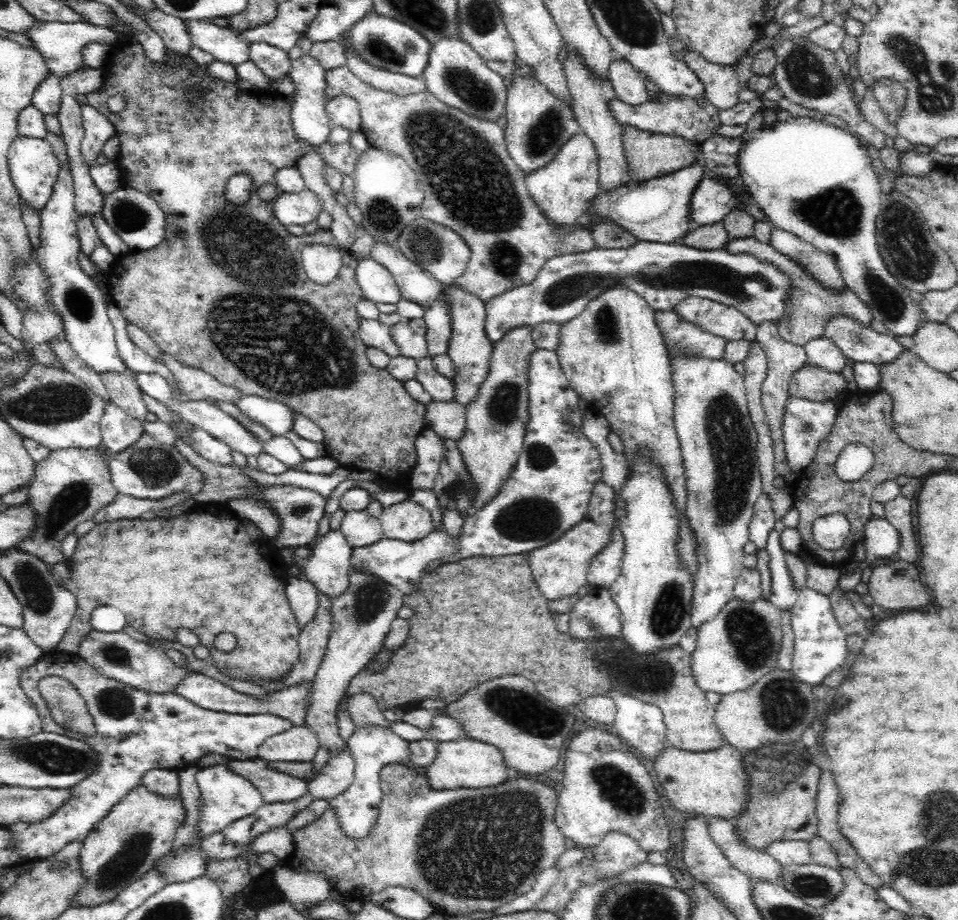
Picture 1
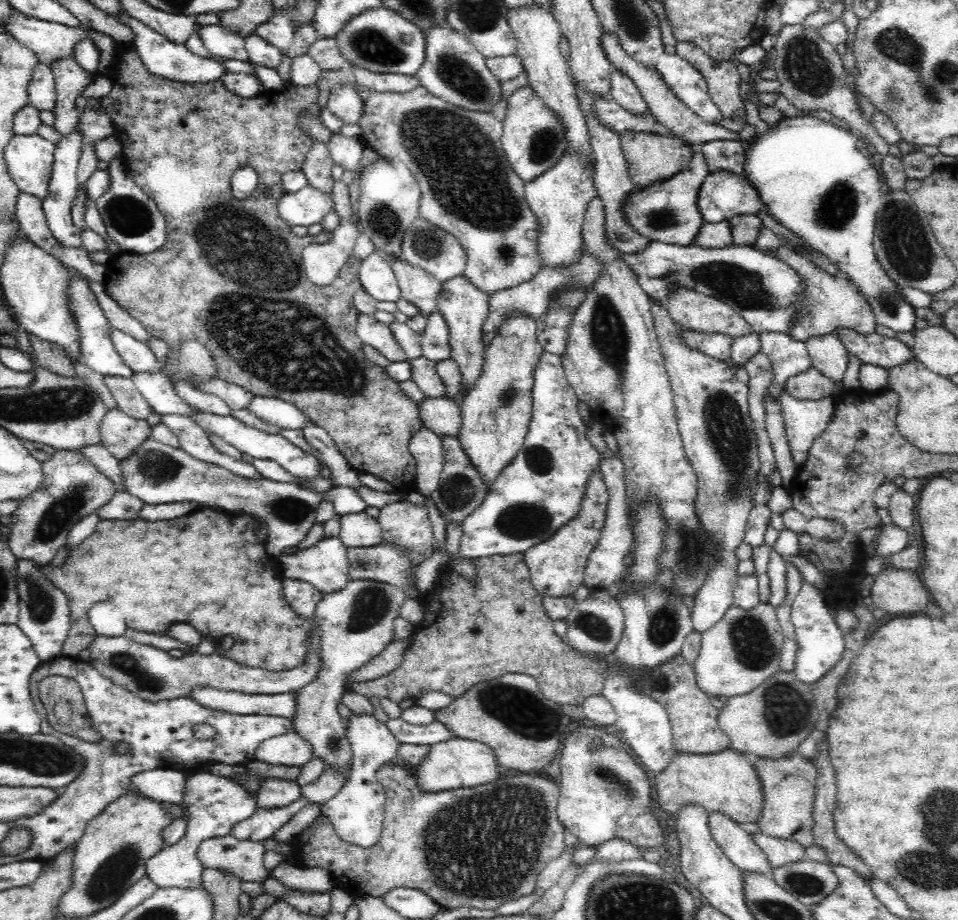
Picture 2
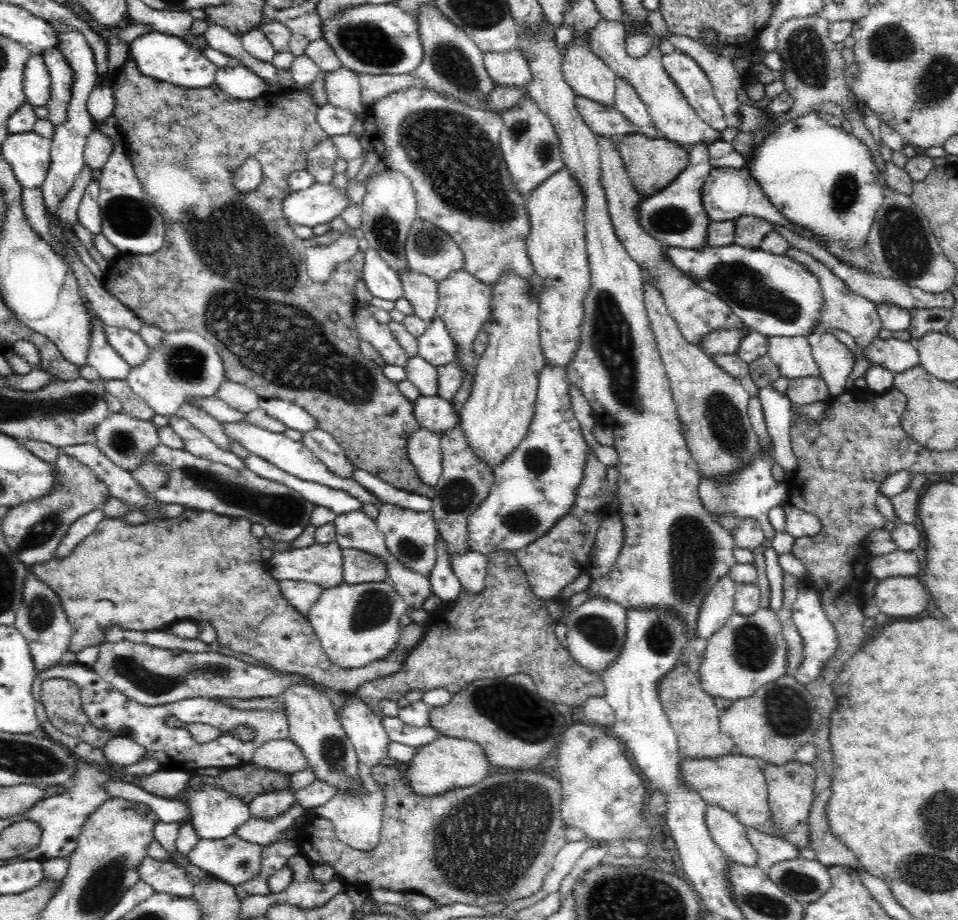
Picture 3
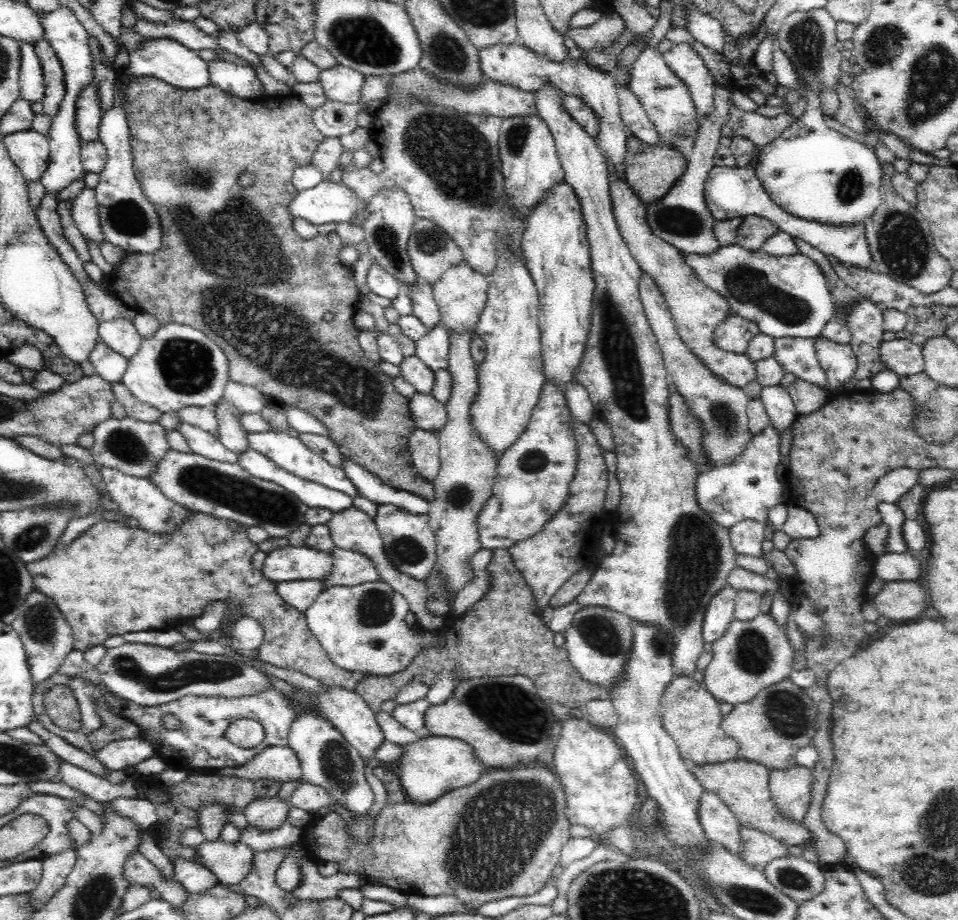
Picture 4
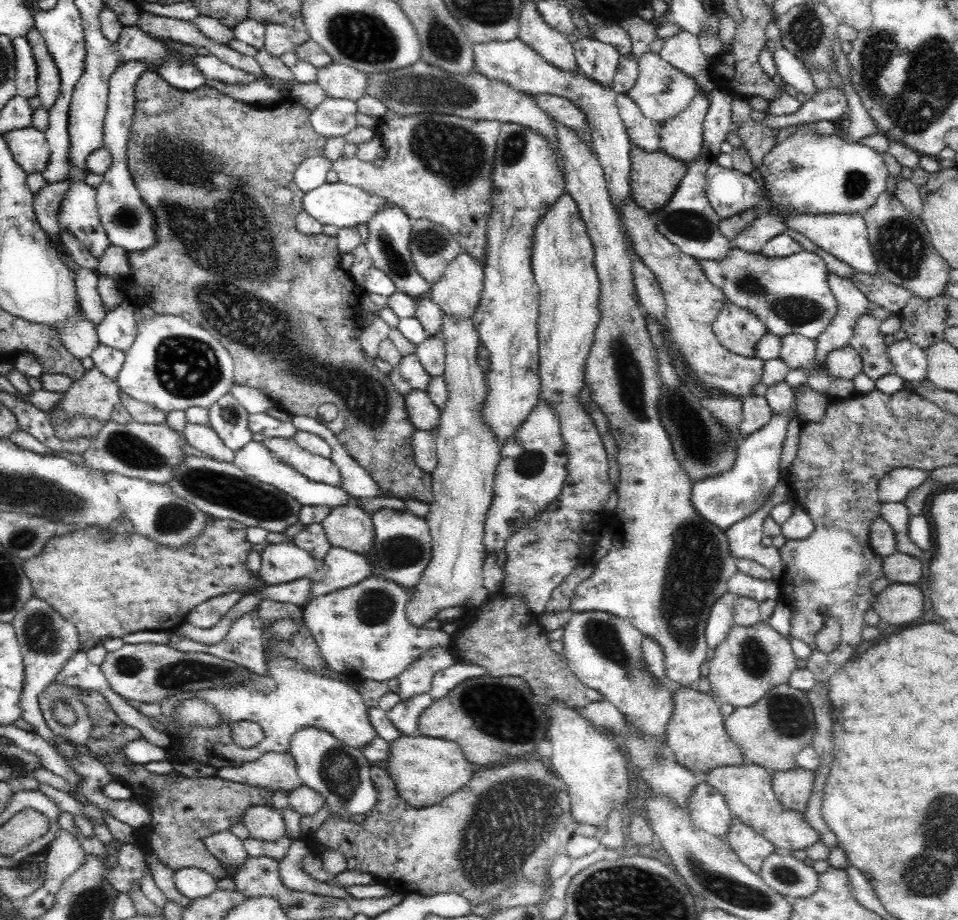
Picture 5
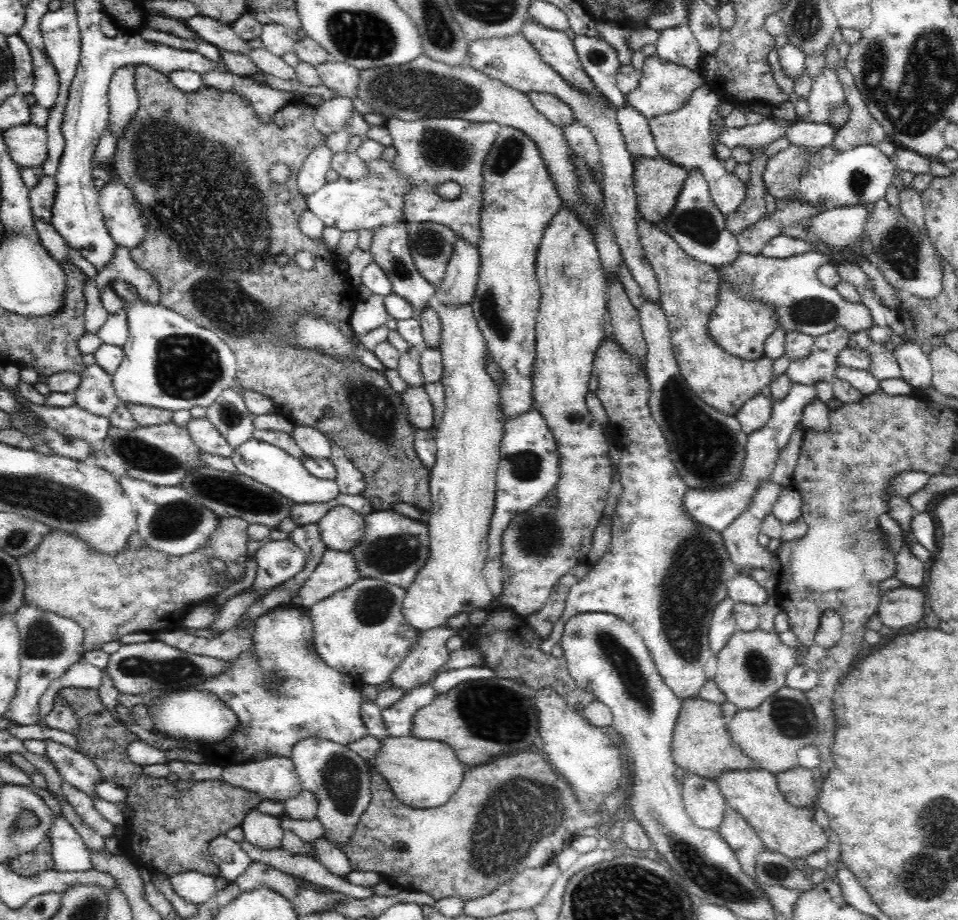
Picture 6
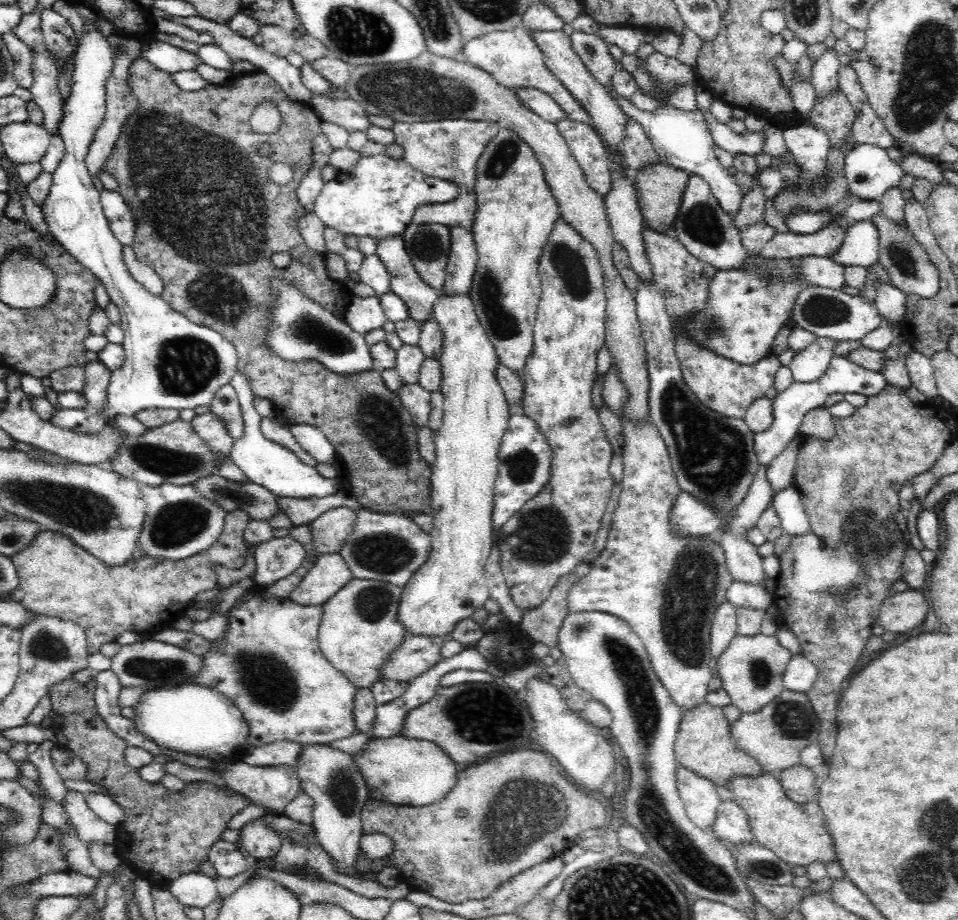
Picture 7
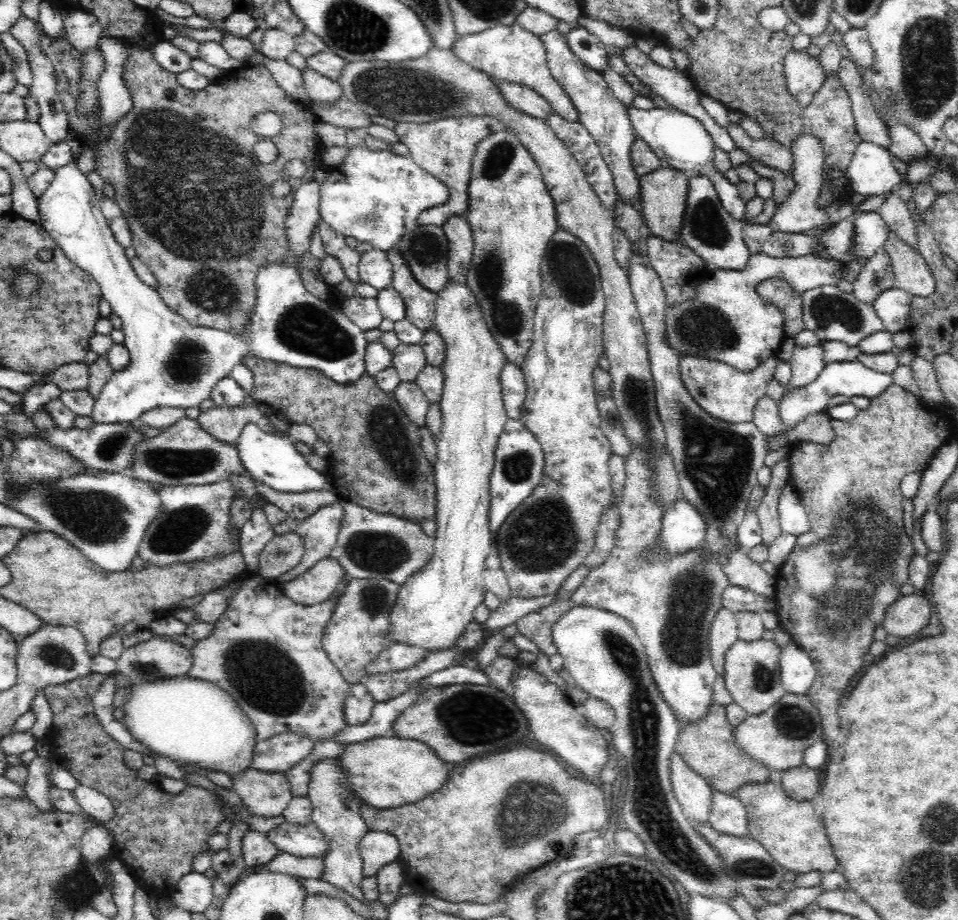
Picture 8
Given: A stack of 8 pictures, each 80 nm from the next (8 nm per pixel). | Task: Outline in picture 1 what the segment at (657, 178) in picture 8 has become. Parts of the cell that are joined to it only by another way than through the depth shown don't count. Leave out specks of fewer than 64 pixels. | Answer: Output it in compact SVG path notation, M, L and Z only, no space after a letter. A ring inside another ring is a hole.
M623 125L623 149L632 182L643 182L659 178L673 171L692 166L694 162L702 161L703 154L700 144L687 138L656 134L646 130L638 130L635 126Z

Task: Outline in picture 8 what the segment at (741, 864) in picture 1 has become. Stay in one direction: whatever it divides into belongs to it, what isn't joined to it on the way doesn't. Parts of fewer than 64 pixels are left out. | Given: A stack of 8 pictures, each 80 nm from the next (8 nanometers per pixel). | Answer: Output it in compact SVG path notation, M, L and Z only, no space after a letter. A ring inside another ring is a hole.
M675 750L671 756L670 770L674 793L683 808L683 813L689 820L708 823L714 788L688 767Z

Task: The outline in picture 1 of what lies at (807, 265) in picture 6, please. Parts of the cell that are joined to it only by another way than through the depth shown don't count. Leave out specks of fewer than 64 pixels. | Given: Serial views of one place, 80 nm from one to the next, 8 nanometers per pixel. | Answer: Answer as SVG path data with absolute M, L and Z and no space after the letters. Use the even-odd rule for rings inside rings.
M637 241L628 248L592 248L588 252L555 256L544 264L536 275L534 282L522 285L507 293L499 294L485 302L487 315L485 331L488 340L498 342L506 333L520 327L535 327L540 323L558 323L572 321L586 310L588 303L597 299L605 290L623 286L634 291L654 311L675 311L676 305L688 297L700 297L729 306L744 314L748 320L758 325L760 322L776 322L782 319L784 300L790 290L790 279L774 269L772 265L760 263L750 255L734 255L724 249L696 250L677 242L664 244L661 242Z

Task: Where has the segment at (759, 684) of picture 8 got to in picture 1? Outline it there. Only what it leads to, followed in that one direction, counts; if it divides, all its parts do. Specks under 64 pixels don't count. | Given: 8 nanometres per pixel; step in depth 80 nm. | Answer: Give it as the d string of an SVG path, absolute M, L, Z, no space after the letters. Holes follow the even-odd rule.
M732 596L712 618L696 627L696 649L690 668L704 692L730 694L748 688L763 674L774 670L783 642L781 610L769 599L740 600Z

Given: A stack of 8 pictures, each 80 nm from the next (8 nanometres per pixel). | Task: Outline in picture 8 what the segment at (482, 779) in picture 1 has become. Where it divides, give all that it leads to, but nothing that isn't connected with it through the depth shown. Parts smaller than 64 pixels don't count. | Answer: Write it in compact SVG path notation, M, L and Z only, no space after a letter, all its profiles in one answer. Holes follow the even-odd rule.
M400 736L350 743L339 756L339 764L362 804L384 809L417 803L438 794L447 784L450 772L447 763L440 760L425 742Z

